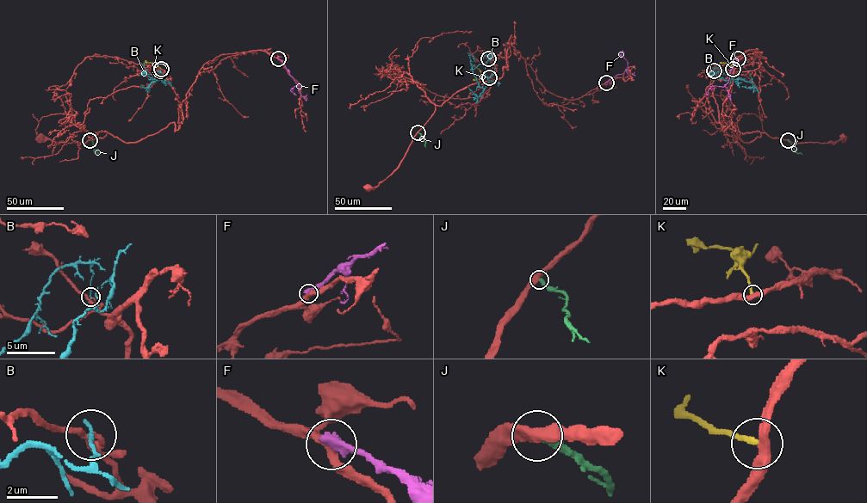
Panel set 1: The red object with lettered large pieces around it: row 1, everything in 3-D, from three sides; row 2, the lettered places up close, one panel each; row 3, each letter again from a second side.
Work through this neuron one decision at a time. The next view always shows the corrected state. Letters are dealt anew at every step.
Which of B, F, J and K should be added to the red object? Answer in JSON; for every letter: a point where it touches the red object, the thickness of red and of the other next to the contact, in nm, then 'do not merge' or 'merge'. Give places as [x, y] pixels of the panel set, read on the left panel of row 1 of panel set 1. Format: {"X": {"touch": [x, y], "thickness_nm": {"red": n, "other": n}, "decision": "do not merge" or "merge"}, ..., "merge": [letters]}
{"B": {"touch": [160, 70], "thickness_nm": {"red": 200, "other": 170}, "decision": "do not merge"}, "F": {"touch": [278, 58], "thickness_nm": {"red": 360, "other": 500}, "decision": "do not merge"}, "J": {"touch": [89, 140], "thickness_nm": {"red": 460, "other": 340}, "decision": "do not merge"}, "K": {"touch": [161, 69], "thickness_nm": {"red": 320, "other": 200}, "decision": "do not merge"}, "merge": []}

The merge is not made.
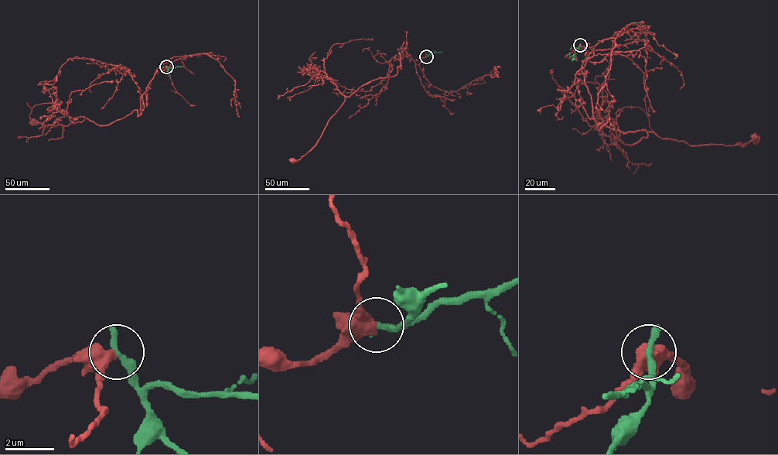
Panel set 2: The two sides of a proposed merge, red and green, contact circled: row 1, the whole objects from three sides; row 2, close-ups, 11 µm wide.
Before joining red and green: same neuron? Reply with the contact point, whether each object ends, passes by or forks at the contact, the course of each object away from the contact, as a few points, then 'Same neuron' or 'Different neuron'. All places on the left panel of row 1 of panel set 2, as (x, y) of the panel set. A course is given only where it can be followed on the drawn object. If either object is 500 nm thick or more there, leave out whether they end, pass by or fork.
Place: (166, 66). Course of red: (166, 66), (156, 70), (141, 97), (138, 117), (134, 110), (102, 125), (85, 118), (68, 126), (33, 121). Course of green: (166, 66), (182, 67). Different neuron

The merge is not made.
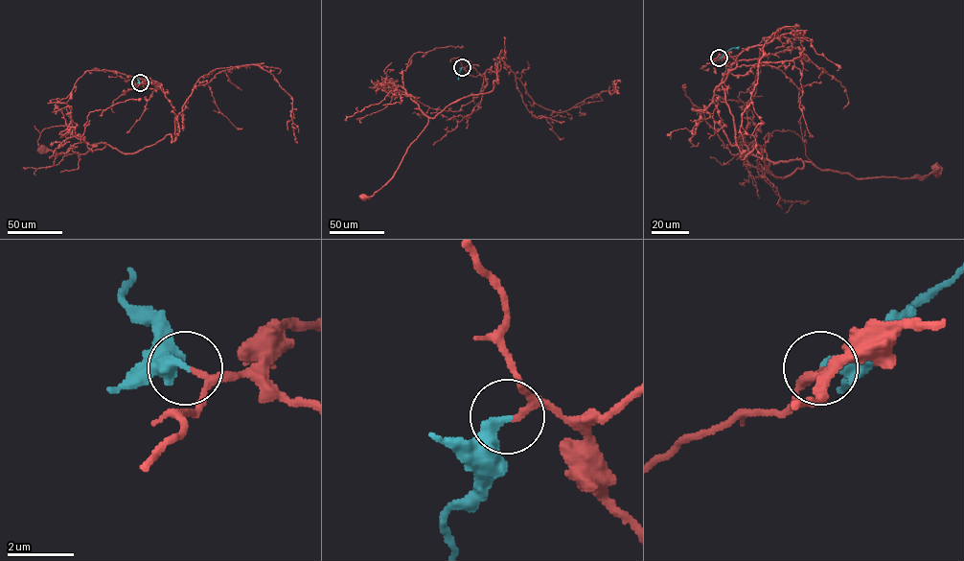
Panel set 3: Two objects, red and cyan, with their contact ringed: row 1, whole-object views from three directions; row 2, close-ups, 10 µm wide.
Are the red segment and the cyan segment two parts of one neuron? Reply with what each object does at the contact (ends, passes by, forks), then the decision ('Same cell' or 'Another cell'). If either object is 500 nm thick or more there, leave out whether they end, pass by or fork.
At the ring red passes by. At the ring cyan ends. Same cell

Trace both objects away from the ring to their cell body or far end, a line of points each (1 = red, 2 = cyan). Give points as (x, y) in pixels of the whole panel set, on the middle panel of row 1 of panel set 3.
1: (462, 67), (474, 77), (494, 72), (493, 89), (428, 118), (394, 175), (364, 198)
2: (461, 67), (458, 80)

